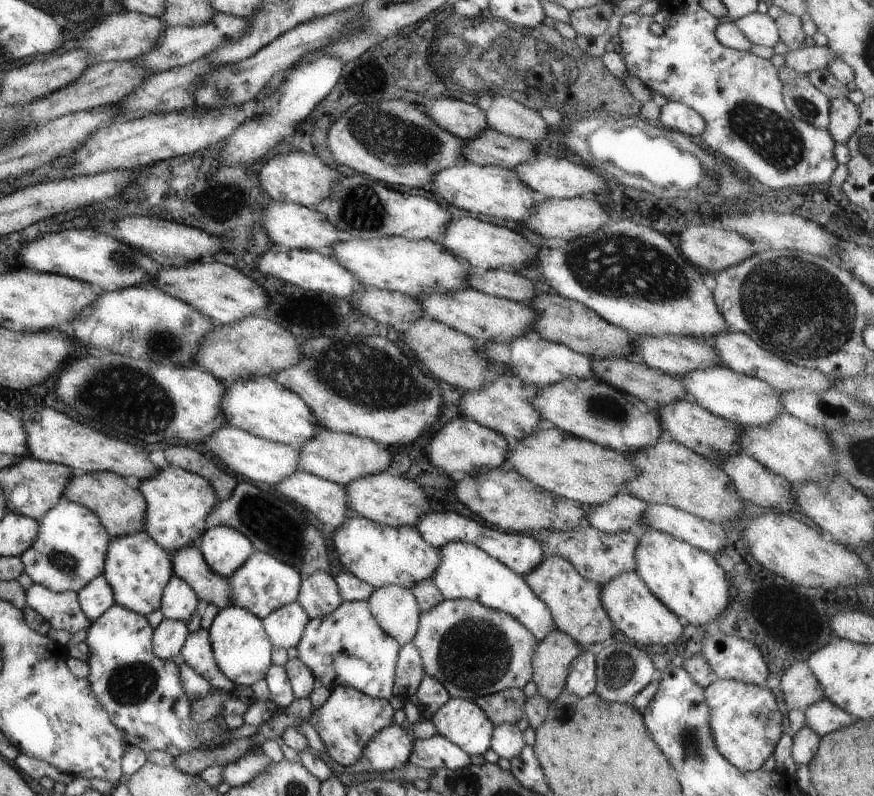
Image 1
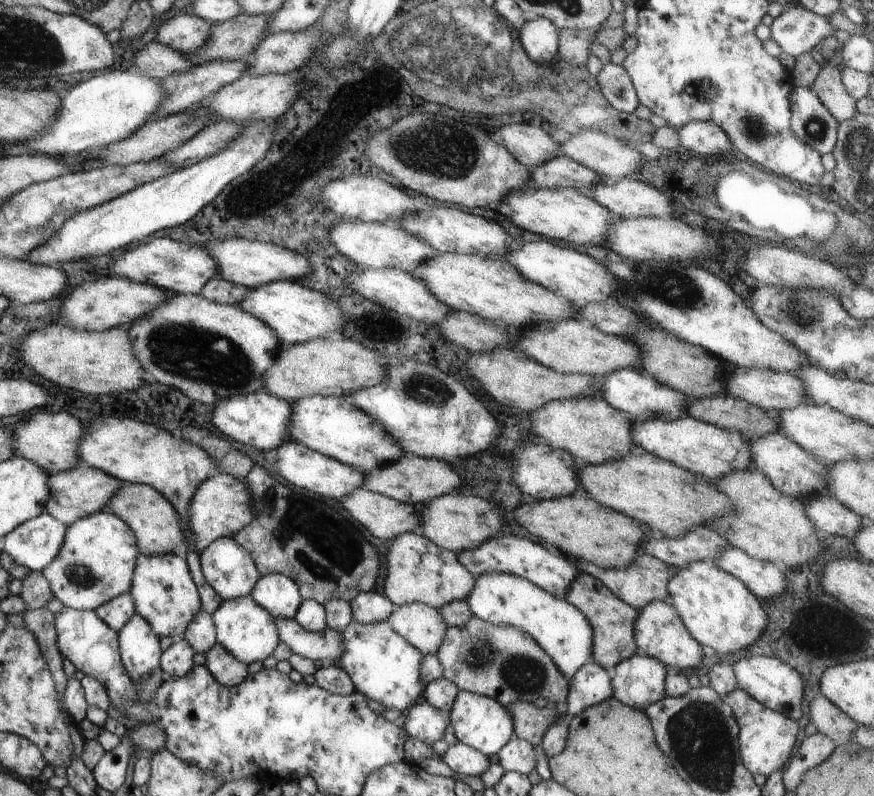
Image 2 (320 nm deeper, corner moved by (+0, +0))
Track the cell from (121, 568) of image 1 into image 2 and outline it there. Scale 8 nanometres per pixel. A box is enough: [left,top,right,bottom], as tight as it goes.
[128,554,203,643]

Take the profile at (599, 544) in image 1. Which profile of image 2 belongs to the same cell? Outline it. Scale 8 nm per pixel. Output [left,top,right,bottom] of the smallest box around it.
[584,554,677,611]

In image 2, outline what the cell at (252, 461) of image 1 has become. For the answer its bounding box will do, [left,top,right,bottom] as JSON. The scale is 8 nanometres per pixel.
[272,441,365,500]

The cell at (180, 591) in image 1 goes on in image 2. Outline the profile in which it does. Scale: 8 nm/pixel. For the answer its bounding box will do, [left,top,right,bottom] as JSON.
[183,609,217,654]

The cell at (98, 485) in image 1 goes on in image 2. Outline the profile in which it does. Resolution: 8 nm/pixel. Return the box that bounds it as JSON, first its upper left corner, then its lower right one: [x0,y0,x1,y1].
[103,483,183,555]

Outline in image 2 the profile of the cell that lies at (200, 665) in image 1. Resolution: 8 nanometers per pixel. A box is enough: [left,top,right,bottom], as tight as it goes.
[205,643,250,686]

